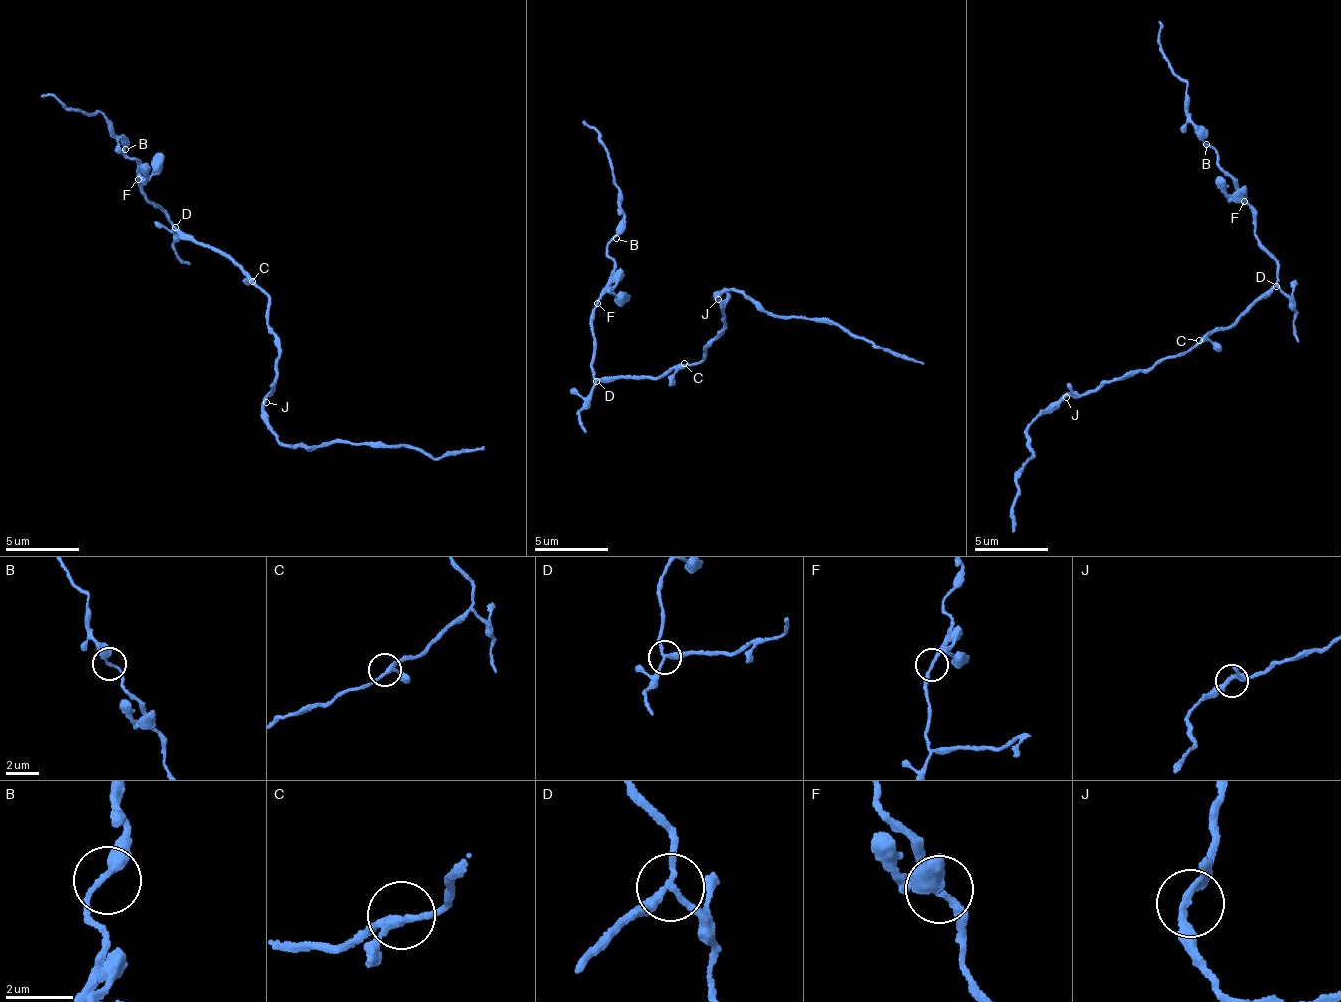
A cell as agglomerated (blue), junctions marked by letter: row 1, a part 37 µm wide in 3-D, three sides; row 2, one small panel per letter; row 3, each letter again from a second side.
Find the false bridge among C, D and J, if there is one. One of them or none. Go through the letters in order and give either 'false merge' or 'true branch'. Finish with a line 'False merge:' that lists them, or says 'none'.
C: true branch
D: false merge
J: true branch
False merge: D

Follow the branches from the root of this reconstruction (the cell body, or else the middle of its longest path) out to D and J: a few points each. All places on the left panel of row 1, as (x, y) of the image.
D: (249, 282), (219, 249), (182, 239), (175, 228)
J: (249, 282), (266, 293), (269, 306), (266, 315), (270, 326), (268, 330), (275, 337), (279, 350), (266, 402)

